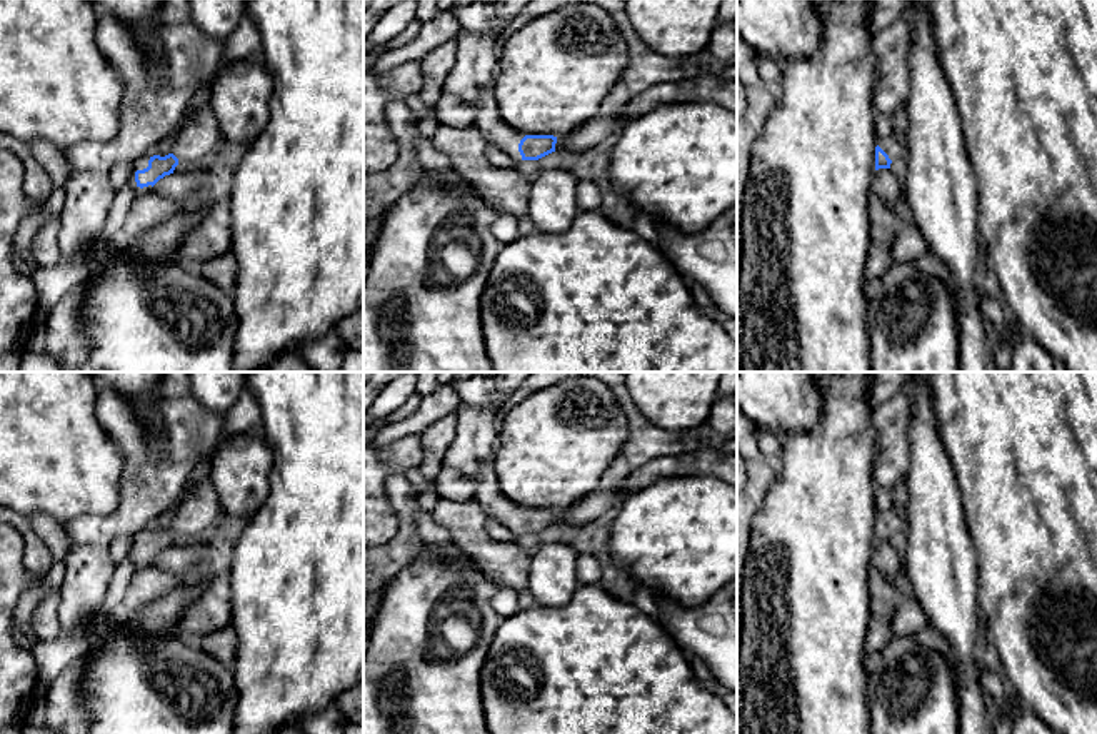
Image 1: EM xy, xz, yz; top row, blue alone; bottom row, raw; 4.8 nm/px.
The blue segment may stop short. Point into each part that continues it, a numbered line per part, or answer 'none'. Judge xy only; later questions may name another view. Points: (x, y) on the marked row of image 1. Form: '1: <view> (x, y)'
1: xy (202, 135)
2: xy (142, 162)

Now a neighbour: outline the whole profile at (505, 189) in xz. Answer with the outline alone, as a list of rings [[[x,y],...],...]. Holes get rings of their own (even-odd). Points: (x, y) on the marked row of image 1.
[[[438,123],[430,142],[448,157],[453,170],[473,192],[497,212],[512,214],[517,219],[528,214],[532,180],[518,170],[493,165],[487,158],[487,148],[492,143],[477,125],[457,128]]]

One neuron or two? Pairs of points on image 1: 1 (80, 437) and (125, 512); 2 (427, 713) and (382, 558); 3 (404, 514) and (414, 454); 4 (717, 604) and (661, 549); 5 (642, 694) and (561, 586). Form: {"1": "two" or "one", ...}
{"1": "two", "2": "two", "3": "two", "4": "two", "5": "two"}

